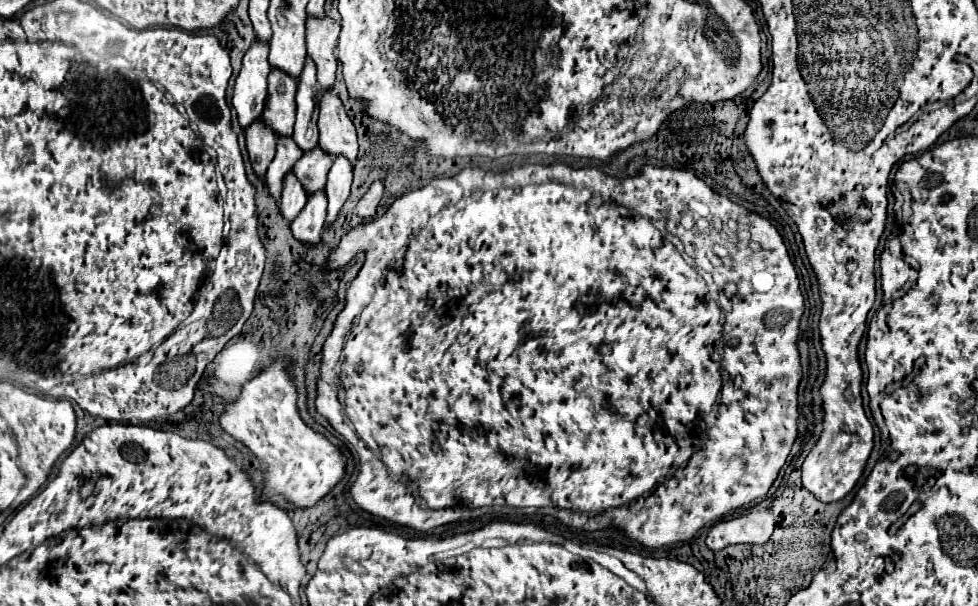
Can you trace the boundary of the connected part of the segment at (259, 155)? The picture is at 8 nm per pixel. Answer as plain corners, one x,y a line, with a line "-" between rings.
255,120
255,124
245,130
245,138
253,170
263,176
275,156
275,132
267,132
267,128
263,128
263,120

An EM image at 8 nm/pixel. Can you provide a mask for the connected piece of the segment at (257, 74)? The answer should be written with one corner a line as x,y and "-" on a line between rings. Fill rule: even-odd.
253,40
243,56
243,66
235,80
231,102
243,128
247,128
263,112
267,98
267,74
271,70
267,62
267,48
269,44
263,44
263,40

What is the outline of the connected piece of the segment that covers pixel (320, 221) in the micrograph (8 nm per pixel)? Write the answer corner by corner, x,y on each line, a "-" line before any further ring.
313,192
307,198
303,212
291,222
291,232
297,240
317,244
321,240
321,228
327,218
327,196
325,192

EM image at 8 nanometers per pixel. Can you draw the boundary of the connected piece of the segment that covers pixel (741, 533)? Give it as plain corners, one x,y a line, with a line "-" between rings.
767,510
765,512
751,512
741,518
717,522
711,528
705,544
711,550
723,550
725,546
741,544
741,542
763,544
773,534
773,528
775,528
775,520

